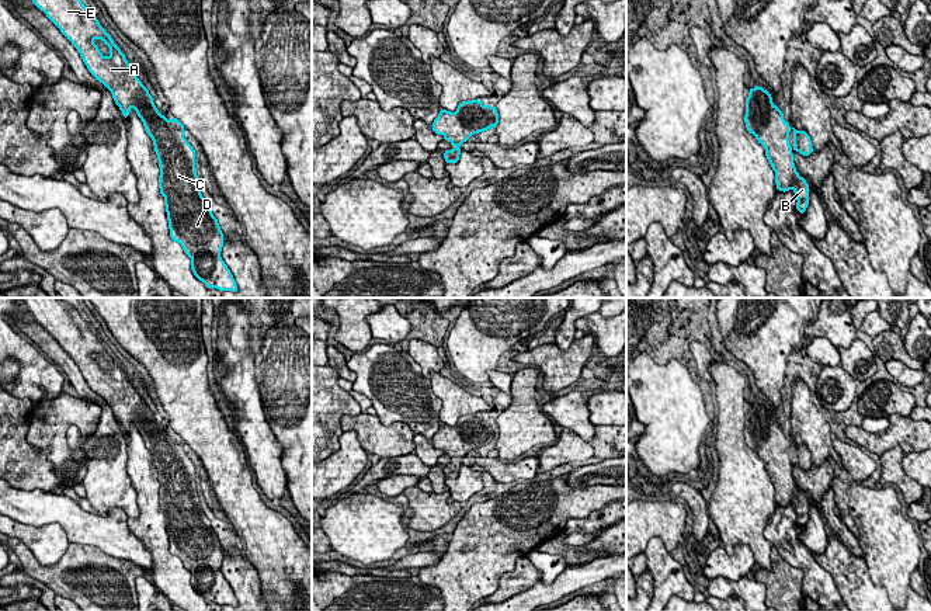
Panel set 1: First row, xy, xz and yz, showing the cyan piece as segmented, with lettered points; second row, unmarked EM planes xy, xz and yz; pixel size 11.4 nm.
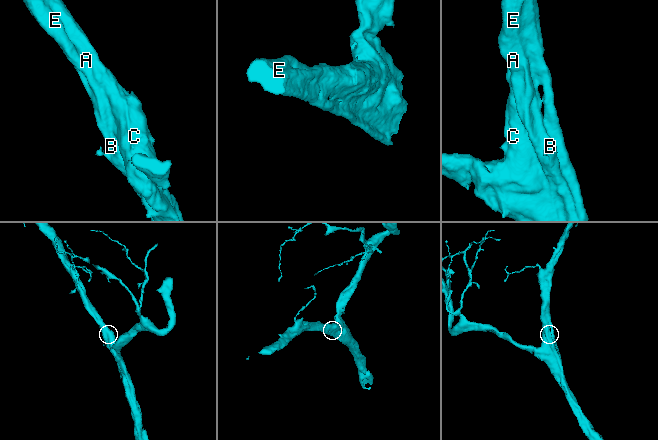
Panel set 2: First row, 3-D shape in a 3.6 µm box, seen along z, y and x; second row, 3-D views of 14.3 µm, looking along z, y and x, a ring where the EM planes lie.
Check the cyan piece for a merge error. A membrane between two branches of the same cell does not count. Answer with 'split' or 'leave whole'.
leave whole

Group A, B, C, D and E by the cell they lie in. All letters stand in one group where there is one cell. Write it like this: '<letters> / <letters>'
A B C D E

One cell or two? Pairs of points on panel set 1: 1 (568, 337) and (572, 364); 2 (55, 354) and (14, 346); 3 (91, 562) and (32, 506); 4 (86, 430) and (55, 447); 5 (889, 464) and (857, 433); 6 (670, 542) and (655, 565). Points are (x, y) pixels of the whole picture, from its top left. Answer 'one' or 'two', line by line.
1: two
2: two
3: two
4: one
5: two
6: two

